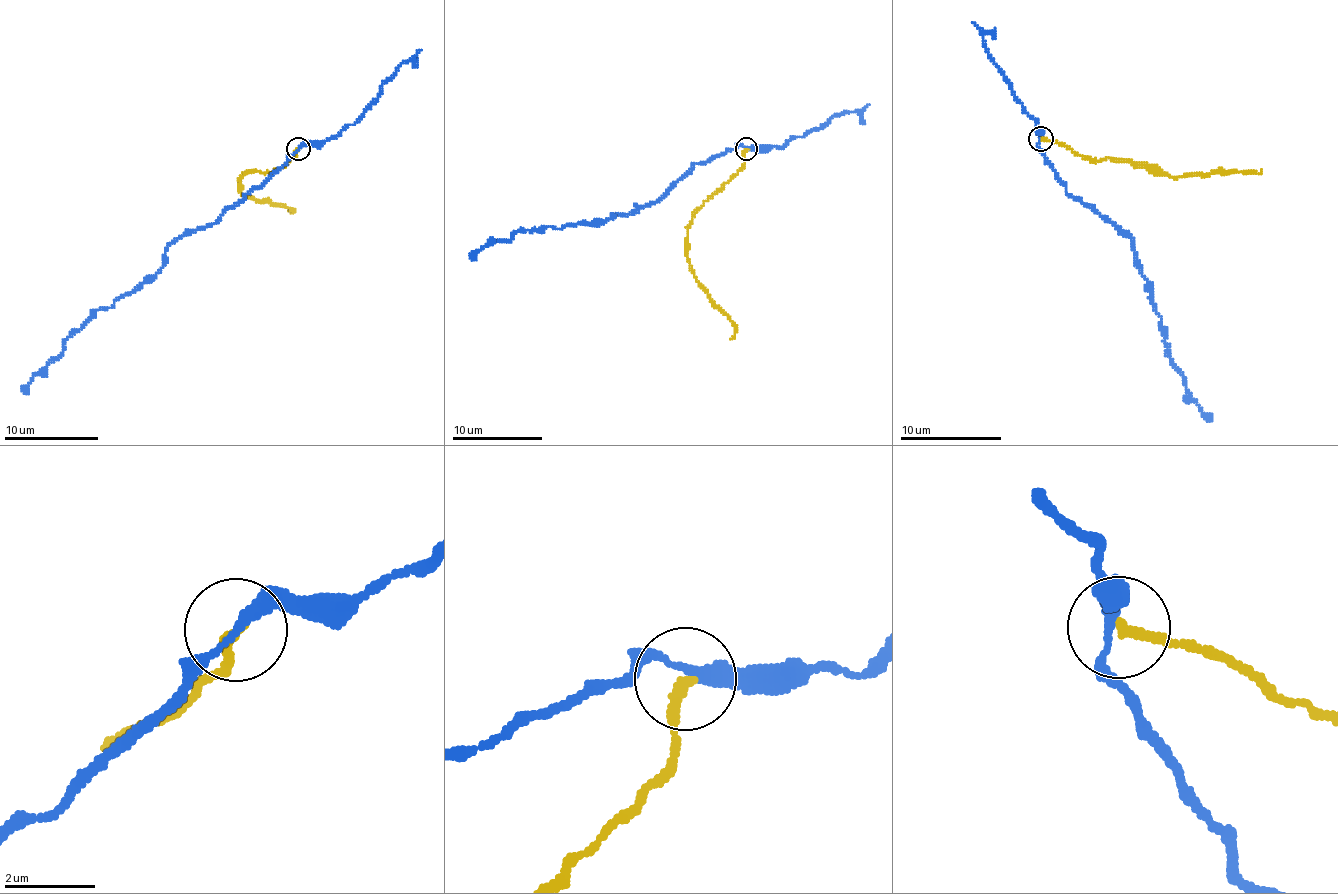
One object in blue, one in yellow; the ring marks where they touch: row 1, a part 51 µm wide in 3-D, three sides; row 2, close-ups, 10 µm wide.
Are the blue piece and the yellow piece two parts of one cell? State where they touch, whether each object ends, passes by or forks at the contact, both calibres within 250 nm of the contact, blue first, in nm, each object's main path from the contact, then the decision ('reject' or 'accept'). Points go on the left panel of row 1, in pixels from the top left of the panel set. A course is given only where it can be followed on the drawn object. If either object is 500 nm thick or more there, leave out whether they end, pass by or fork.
place (298, 149); blue passes by; yellow ends; calibres 260 and 240 nm; course blue (298, 148), (207, 226), (176, 238), (153, 275), (109, 307), (97, 309), (39, 370), (26, 394); course yellow (298, 148), (281, 168), (260, 173), (247, 171), (240, 181), (244, 197), (283, 204), (293, 213), (288, 208); reject

